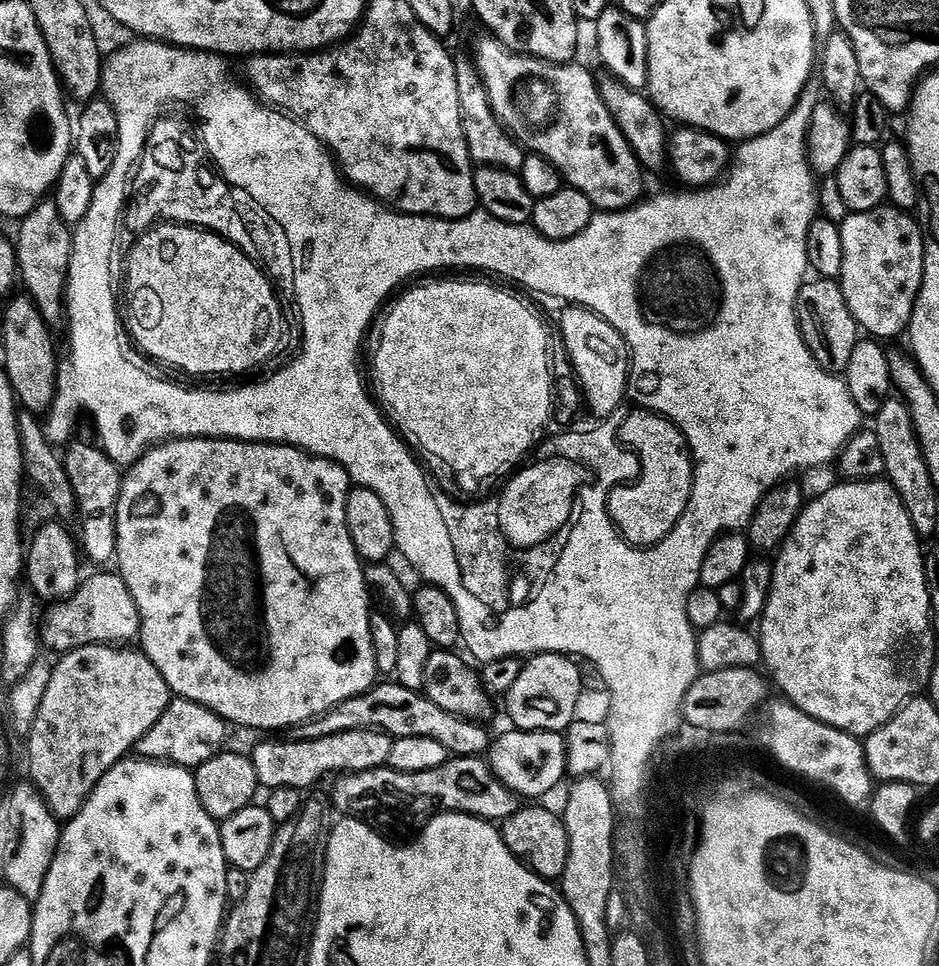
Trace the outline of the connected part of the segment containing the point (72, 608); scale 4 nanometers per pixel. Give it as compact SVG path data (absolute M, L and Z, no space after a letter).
M118 574L92 576L83 581L77 592L68 600L53 603L48 613L42 616L42 644L53 648L56 654L73 652L87 644L127 645L140 634L138 606Z

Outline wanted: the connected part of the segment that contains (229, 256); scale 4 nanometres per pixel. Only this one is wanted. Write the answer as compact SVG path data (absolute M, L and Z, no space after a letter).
M161 222L149 228L137 239L130 256L127 264L129 263L128 268L132 273L128 276L128 293L126 293L128 302L126 327L141 353L153 356L160 364L168 364L171 368L187 372L240 372L240 368L252 368L252 364L260 364L260 360L264 360L264 356L268 356L268 352L276 348L276 336L280 336L280 324L286 319L279 295L264 269L258 267L241 248L236 248L230 241L223 240L221 236L215 236L212 232L205 232L203 228Z

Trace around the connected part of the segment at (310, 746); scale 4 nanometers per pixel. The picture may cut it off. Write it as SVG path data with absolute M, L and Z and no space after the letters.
M374 729L346 730L329 737L315 738L313 741L296 741L291 738L264 738L264 741L250 752L254 770L258 774L260 788L298 788L307 790L327 776L339 777L349 772L365 772L383 768L390 758L393 738L385 732Z

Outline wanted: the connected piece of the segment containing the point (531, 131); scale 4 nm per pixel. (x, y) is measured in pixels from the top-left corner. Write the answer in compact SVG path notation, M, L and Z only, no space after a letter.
M487 39L477 42L474 63L488 91L492 109L513 140L523 145L531 155L550 161L567 187L576 188L590 198L593 209L620 212L623 208L640 203L645 195L645 169L640 167L640 160L630 150L622 130L618 130L610 110L606 110L597 77L579 68L579 63L551 64L533 56L524 56L521 52L511 52L498 39Z

